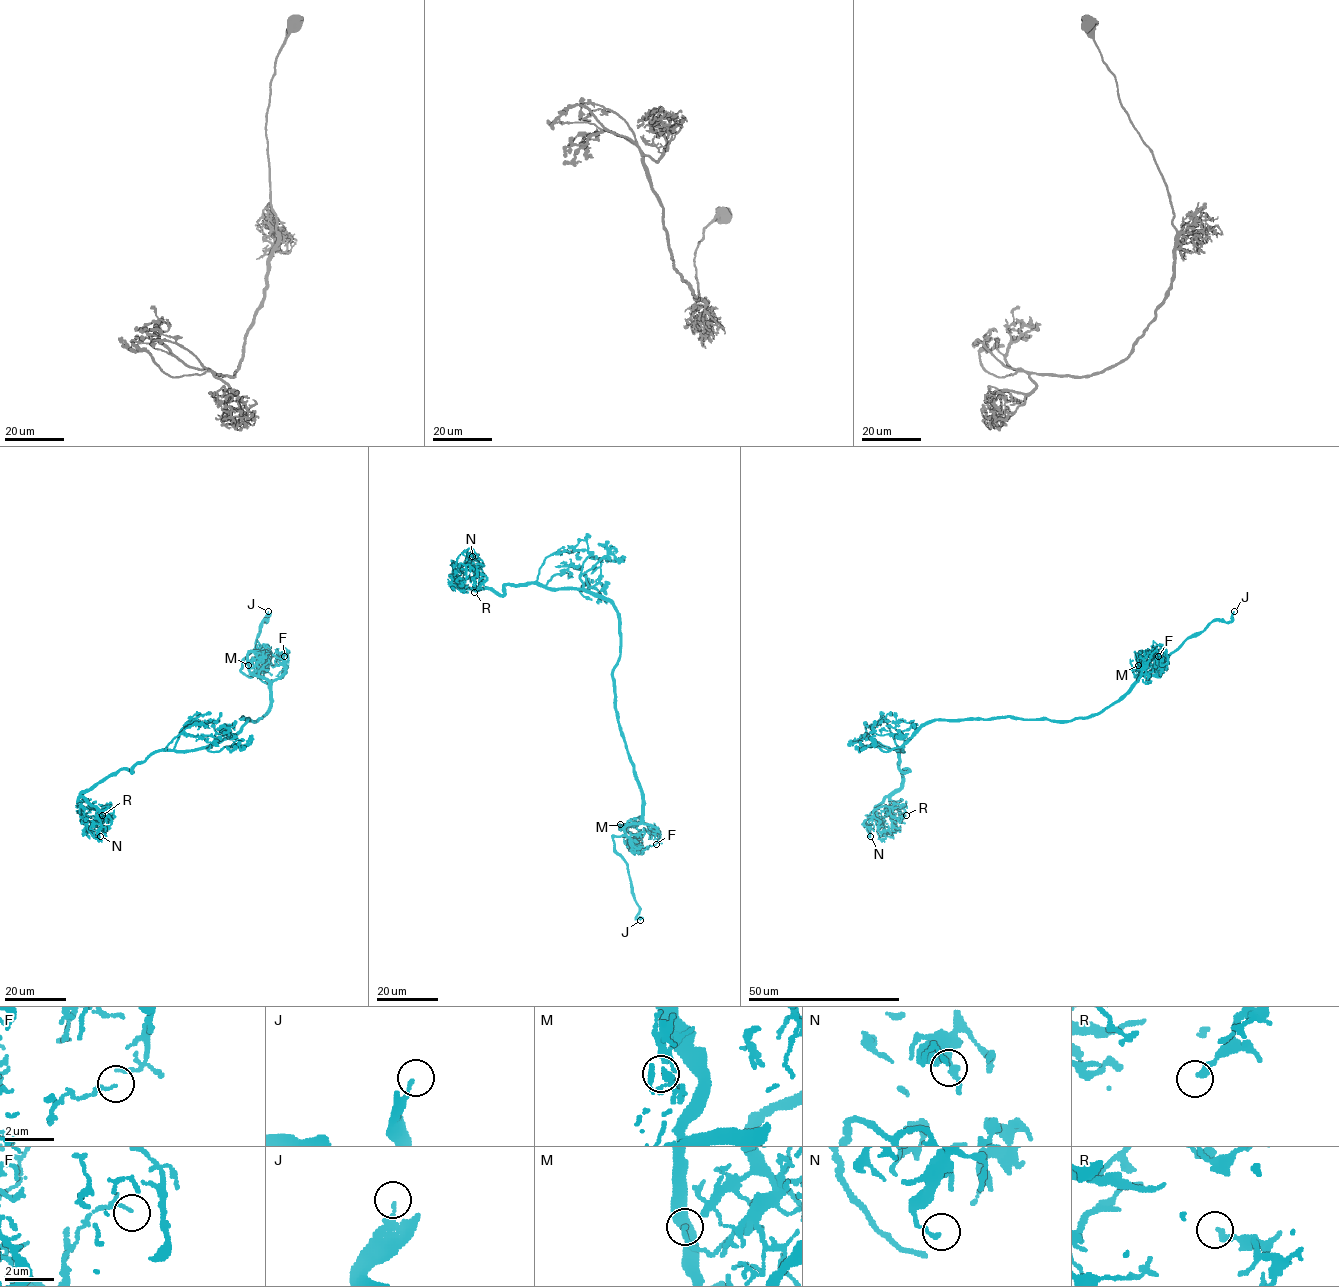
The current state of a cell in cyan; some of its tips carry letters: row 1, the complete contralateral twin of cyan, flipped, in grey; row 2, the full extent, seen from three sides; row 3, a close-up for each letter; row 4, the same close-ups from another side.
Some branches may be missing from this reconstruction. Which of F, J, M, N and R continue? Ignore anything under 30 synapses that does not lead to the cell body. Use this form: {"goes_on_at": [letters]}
{"goes_on_at": ["J"]}

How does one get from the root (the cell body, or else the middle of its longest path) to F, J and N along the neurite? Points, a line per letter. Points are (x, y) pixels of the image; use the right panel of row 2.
F: (975, 719), (1092, 717), (1115, 703), (1142, 673), (1161, 669), (1167, 663), (1162, 665), (1158, 656)
J: (975, 719), (1092, 717), (1115, 703), (1142, 673), (1150, 676), (1187, 639), (1213, 621), (1229, 622), (1234, 611)
N: (975, 719), (928, 721), (897, 750), (898, 766), (909, 770), (903, 773), (902, 785), (864, 821), (870, 836)

